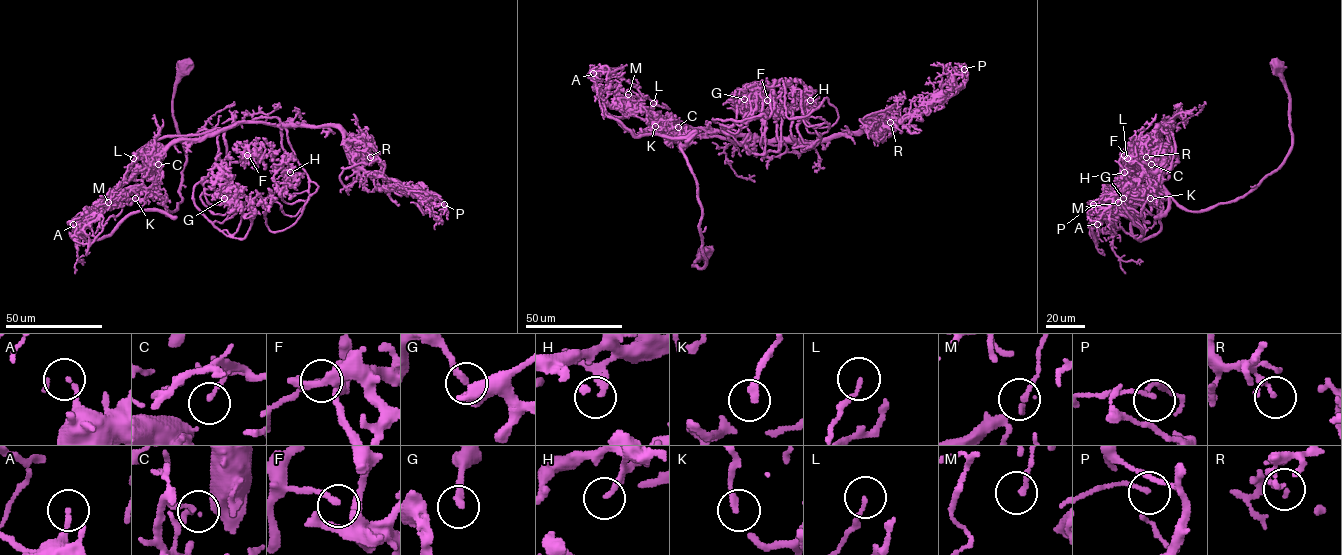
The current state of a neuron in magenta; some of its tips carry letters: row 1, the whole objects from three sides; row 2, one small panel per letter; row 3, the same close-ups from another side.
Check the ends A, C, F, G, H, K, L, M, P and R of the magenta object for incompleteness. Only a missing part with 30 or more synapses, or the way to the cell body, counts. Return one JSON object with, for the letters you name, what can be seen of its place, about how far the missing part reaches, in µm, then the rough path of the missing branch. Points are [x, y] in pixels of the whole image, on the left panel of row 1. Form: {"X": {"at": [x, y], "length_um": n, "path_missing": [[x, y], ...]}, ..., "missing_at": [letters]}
{"missing_at": []}

